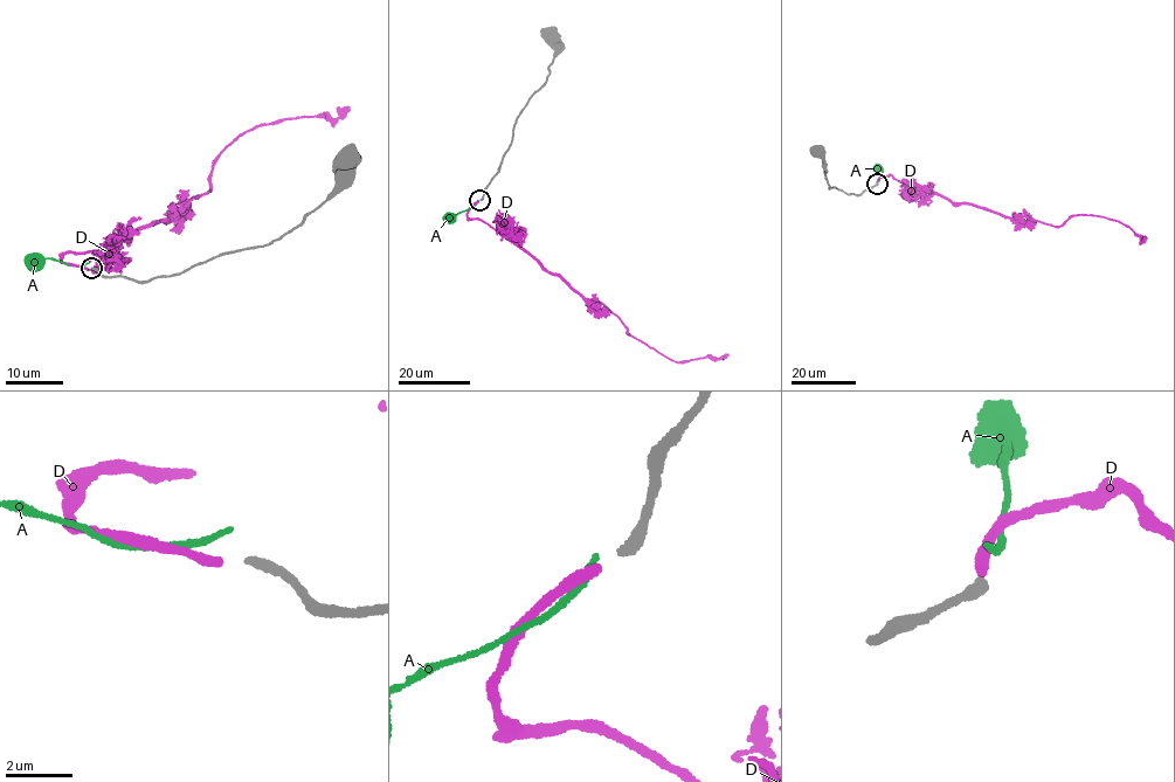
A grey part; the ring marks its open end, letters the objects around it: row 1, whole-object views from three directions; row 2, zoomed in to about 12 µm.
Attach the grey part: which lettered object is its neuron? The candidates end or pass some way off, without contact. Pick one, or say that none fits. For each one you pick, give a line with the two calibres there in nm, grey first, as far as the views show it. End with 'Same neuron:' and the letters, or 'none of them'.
D: 320/320 nm
Same neuron: D

